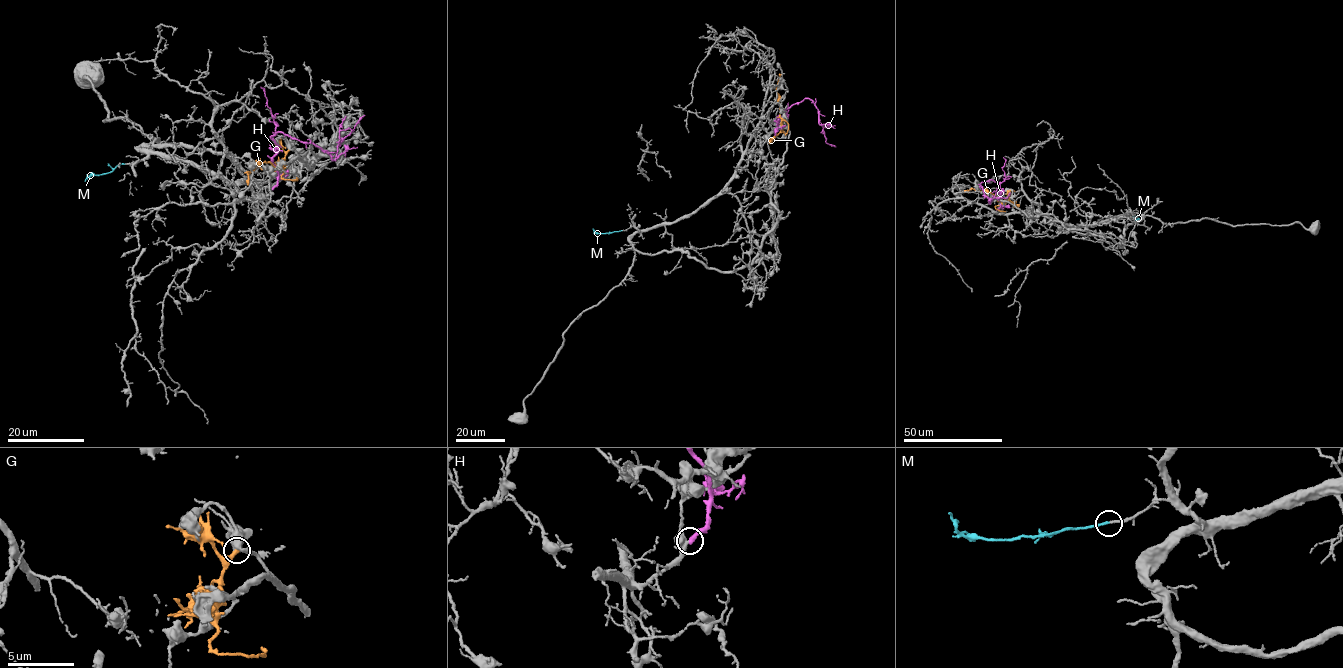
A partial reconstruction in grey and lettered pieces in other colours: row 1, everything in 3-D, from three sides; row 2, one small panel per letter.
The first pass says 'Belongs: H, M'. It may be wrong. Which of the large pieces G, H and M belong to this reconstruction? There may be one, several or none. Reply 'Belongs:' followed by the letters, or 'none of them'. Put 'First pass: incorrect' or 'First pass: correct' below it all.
Belongs: H, M
First pass: correct

